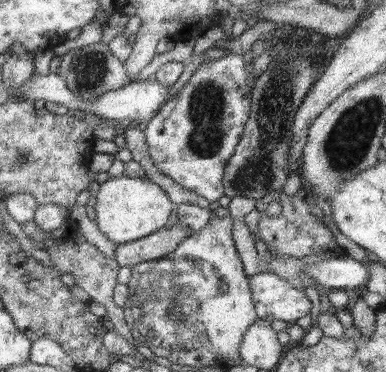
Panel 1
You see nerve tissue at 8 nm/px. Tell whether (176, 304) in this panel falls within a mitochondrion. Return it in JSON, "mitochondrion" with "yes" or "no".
{"mitochondrion":"yes"}

